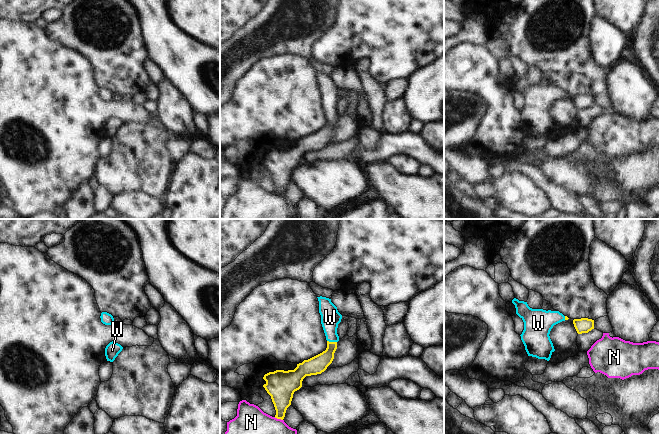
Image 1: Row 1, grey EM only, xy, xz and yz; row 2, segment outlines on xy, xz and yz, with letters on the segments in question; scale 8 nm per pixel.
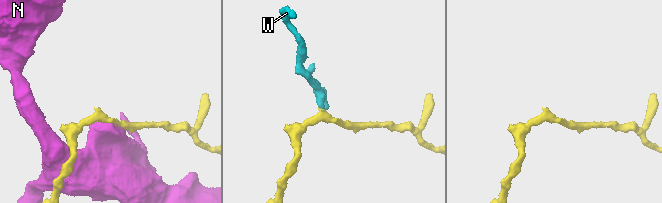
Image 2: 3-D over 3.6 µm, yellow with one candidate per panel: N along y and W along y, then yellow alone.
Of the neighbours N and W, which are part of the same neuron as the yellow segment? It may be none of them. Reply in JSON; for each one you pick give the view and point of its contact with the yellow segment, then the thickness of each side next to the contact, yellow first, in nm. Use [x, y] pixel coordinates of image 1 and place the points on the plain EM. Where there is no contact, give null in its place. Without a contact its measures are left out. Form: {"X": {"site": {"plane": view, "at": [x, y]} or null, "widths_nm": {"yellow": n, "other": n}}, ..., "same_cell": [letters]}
{"W": {"site": {"plane": "xz", "at": [332, 118]}, "widths_nm": {"yellow": 140, "other": 160}}, "same_cell": ["W"]}

